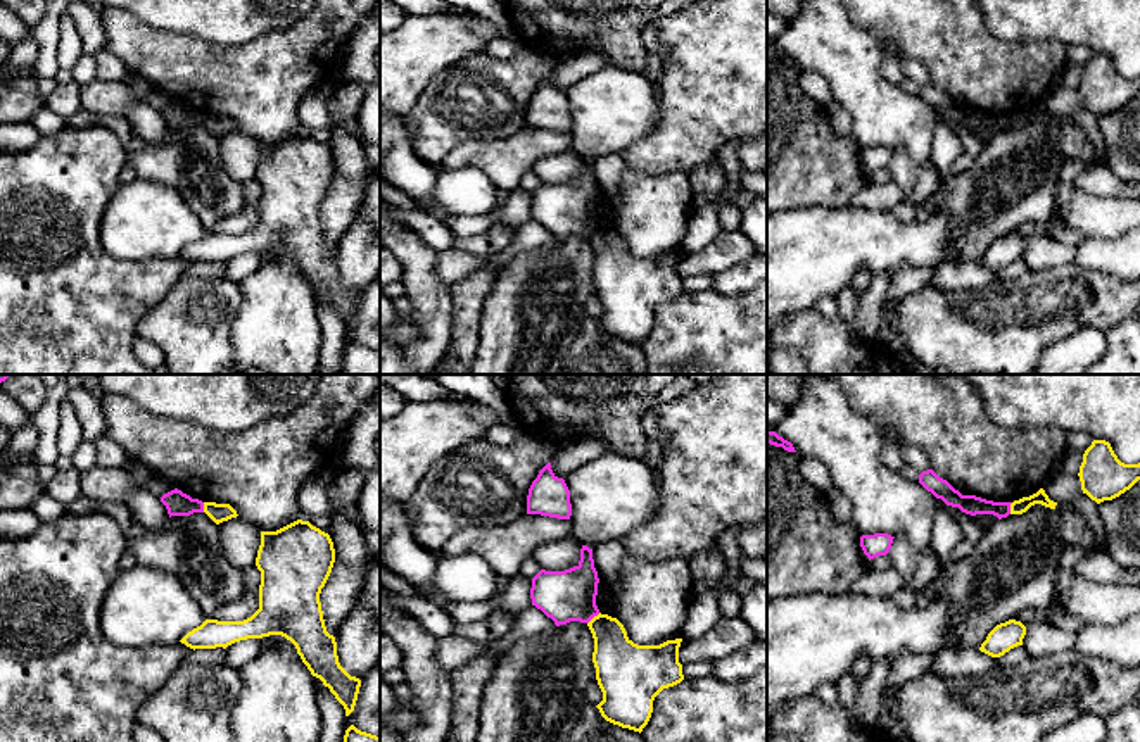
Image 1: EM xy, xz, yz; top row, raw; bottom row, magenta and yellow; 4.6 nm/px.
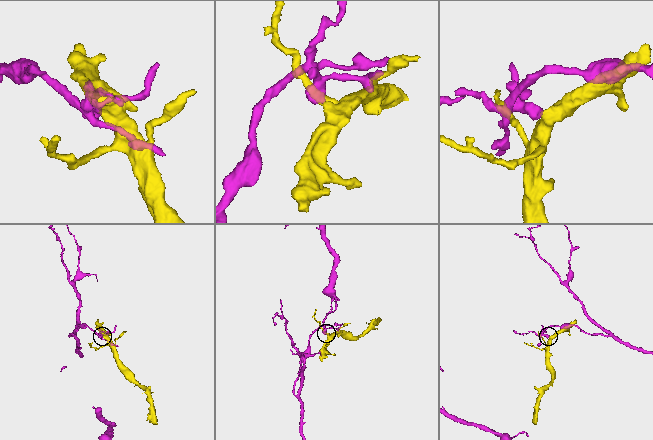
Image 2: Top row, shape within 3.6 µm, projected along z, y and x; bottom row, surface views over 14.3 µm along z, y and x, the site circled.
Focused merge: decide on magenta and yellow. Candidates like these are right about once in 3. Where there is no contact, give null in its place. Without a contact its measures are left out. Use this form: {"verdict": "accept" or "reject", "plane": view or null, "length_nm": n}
{"verdict": "reject", "plane": "xz", "length_nm": 80}

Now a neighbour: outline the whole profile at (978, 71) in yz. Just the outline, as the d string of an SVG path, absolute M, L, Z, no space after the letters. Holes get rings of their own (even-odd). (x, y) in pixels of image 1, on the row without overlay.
M841 0L853 24L865 29L881 47L893 47L896 52L917 59L929 72L931 83L947 93L962 109L976 109L993 116L1014 116L1029 110L1043 102L1045 93L1055 85L1059 71L1067 62L1066 45L1057 40L1045 41L1000 41L985 26L983 14L974 0Z

